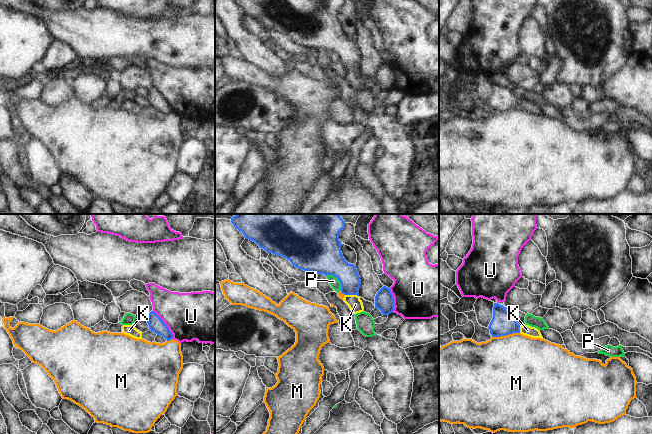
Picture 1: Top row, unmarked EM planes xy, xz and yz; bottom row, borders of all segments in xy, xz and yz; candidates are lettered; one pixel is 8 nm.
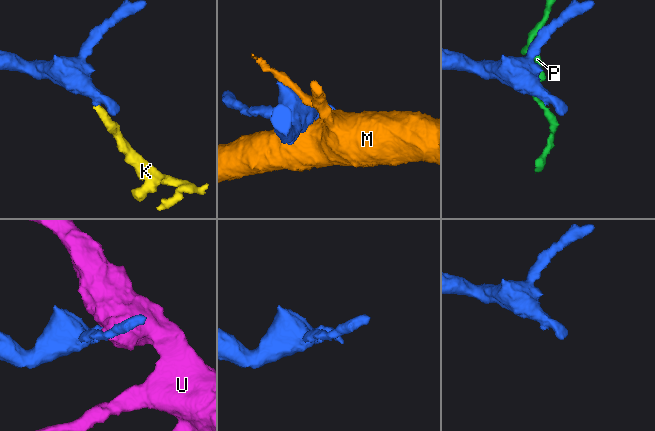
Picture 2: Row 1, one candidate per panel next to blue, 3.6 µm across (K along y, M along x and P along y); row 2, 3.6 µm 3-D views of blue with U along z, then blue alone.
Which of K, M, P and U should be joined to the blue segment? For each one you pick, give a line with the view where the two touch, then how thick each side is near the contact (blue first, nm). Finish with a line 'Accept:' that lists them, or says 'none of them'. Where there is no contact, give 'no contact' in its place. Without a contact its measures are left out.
K: contact in xz; calibres 170 and 110 nm
Accept: K

